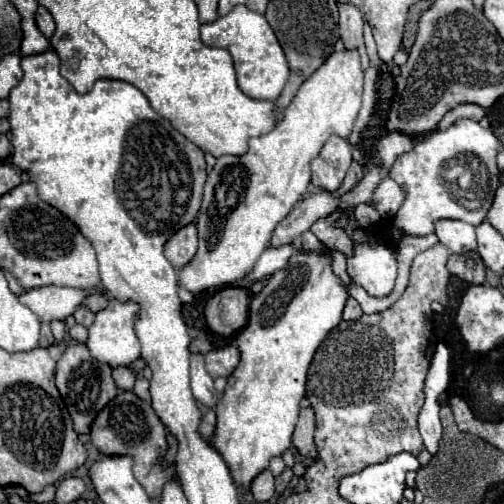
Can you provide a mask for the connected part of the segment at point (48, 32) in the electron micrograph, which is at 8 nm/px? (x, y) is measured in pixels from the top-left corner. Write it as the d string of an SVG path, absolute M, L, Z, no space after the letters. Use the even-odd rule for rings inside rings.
M38 7L38 11L36 11L36 25L38 25L38 29L46 37L52 37L52 33L54 33L54 19L52 19L52 15L50 15L48 9Z

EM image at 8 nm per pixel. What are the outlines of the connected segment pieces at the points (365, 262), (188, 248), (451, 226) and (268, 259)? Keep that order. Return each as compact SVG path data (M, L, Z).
M372 233L372 237L376 239L374 245L354 243L354 253L346 259L346 271L368 295L386 297L396 281L396 249L384 247L384 237L380 237L380 233Z
M190 223L184 229L180 229L178 233L174 233L164 249L164 255L168 257L168 261L180 269L184 267L194 255L196 255L196 245L198 245L198 233L196 233L196 225Z
M442 219L436 223L436 235L442 245L448 247L450 253L466 253L476 249L476 231L472 225L464 221Z
M286 243L286 245L280 245L280 247L268 247L260 255L260 259L256 261L256 265L254 265L252 273L248 275L248 279L250 281L258 281L258 279L264 279L264 277L284 269L288 259L292 255L296 255L296 253L298 253L298 247L294 243Z

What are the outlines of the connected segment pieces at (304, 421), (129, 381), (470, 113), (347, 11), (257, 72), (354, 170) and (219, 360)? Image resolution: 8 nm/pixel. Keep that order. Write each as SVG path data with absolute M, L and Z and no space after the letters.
M310 407L300 411L300 419L296 423L292 443L302 457L308 457L312 461L318 457L318 451L314 445L314 411Z
M120 367L120 369L114 369L112 371L112 377L116 381L116 387L122 389L122 391L130 391L134 387L134 381L136 381L136 375L130 367Z
M458 105L458 107L450 109L450 111L442 117L442 121L438 123L438 129L436 129L436 131L444 131L444 129L448 129L454 121L458 121L458 119L462 119L462 117L468 117L468 119L480 121L484 115L486 115L484 109L478 107L478 105Z
M338 5L340 9L340 37L344 41L346 49L356 49L360 53L362 59L362 69L366 71L370 67L370 59L366 55L366 47L364 47L364 37L362 37L362 15L354 5Z
M238 5L228 15L202 25L200 35L206 45L230 51L234 67L236 67L238 87L244 91L244 95L248 95L250 99L260 99L260 101L262 99L266 99L266 101L278 99L278 95L284 89L284 83L288 81L290 69L286 63L284 51L280 49L280 43L264 15L250 11L244 5Z
M354 161L354 163L350 165L350 169L348 169L348 175L346 175L346 179L344 179L342 187L336 191L336 195L346 193L348 189L352 189L352 187L354 187L354 185L360 181L360 177L362 177L362 165L360 165L358 161Z
M232 343L224 349L214 349L214 351L208 351L204 355L204 361L206 361L206 369L208 373L216 379L216 377L230 377L232 371L236 369L238 361L240 361L240 351L238 347Z

